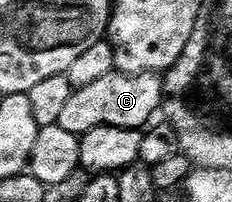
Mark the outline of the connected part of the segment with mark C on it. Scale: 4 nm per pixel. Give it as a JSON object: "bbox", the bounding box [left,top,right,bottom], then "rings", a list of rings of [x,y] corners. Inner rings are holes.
{"bbox":[56,69,162,136],"rings":[[[114,69],[106,73],[106,77],[98,77],[98,81],[90,81],[90,85],[75,88],[70,101],[66,101],[62,113],[58,113],[56,123],[62,125],[62,129],[77,136],[103,123],[140,129],[149,122],[147,119],[155,111],[157,114],[161,103],[162,79],[159,74],[147,71],[137,75],[125,75],[123,71]]]}

